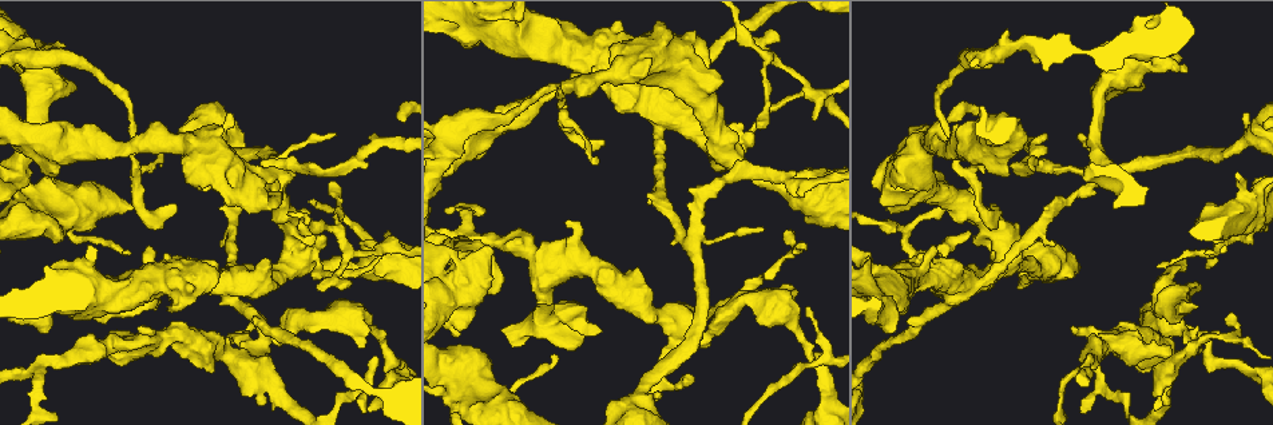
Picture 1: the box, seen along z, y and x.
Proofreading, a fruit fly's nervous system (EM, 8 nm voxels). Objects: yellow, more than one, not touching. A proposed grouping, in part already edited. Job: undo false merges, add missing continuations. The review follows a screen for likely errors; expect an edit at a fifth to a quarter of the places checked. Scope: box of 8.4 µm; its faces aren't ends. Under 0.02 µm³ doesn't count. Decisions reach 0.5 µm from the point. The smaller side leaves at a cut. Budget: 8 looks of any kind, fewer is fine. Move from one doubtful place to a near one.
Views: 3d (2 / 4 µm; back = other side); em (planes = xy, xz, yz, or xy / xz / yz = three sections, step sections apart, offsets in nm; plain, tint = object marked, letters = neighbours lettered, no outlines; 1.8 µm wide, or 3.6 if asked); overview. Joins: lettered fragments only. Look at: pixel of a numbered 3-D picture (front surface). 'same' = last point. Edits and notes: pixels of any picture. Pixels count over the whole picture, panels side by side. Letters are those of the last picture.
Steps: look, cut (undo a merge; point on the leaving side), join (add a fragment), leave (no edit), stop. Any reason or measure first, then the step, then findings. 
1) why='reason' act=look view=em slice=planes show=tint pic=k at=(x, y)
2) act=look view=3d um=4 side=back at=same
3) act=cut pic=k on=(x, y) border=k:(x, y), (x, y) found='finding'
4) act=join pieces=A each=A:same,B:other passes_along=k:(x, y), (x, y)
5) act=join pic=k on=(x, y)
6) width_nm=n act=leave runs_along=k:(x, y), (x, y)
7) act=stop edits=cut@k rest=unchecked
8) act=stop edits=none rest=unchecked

why='abrupt turn' act=look view=3d um=4 pic=1 at=(1212, 361)

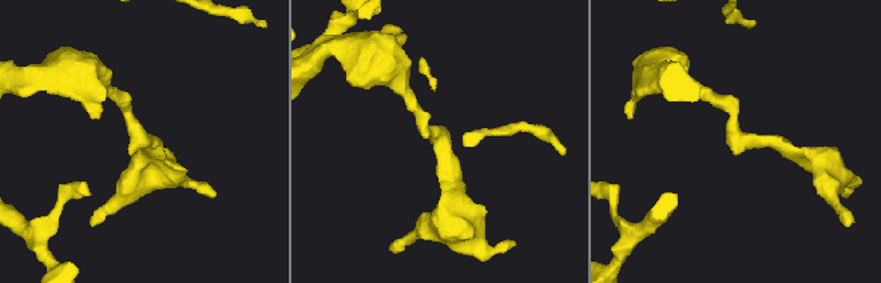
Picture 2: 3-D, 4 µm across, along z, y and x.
act=look view=em slice=planes show=plain pic=2 at=(737, 136)

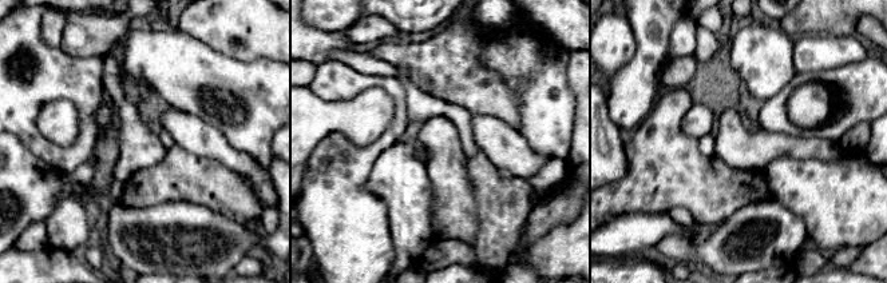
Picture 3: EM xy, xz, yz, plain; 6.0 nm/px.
act=look view=em slice=planes show=letters at=same

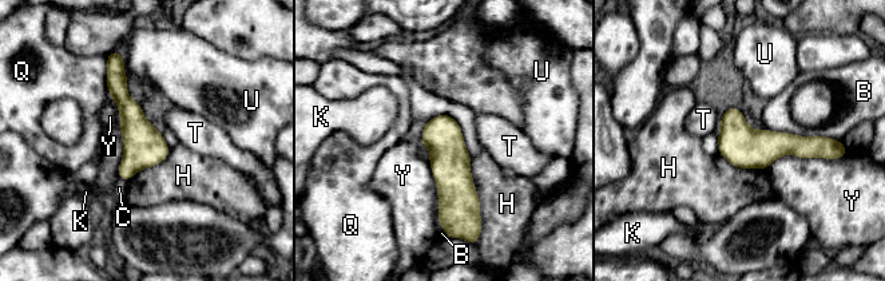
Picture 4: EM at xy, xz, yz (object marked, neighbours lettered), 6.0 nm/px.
width_nm=240 act=leave each=B:other,C:other,H:other,K:other,Q:other,T:other,U:other,Y:other found='continuous, no second cell'

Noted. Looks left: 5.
why='side arm on a straight run' act=look view=em slice=yz step=8 show=tint pic=1 at=(266, 337)

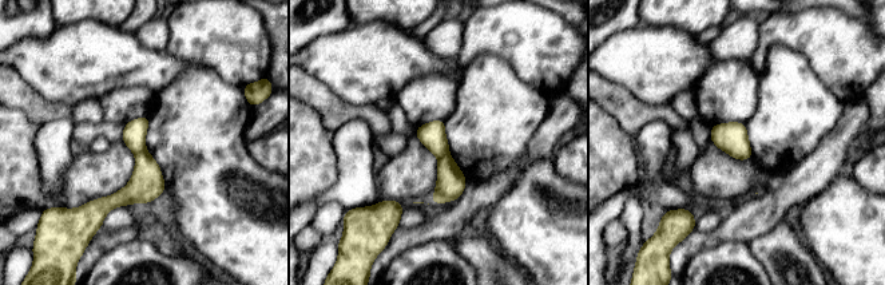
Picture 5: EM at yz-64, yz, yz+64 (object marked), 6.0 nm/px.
act=look view=em slice=planes show=letters at=same

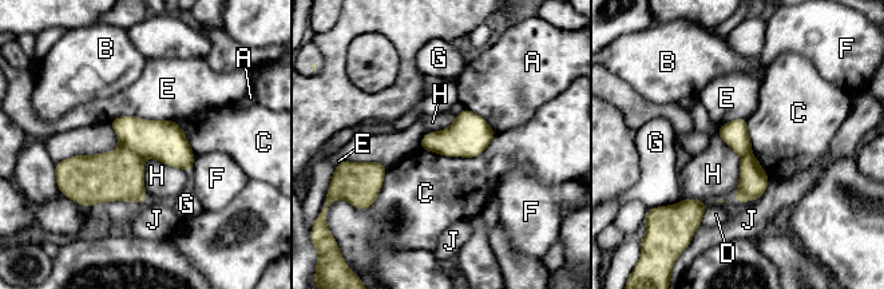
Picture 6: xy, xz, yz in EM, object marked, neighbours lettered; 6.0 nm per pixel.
longest_contact=C:480nm act=cut pic=6 on=(165, 141) each=A:other,B:other,C:other,D:other,E:other,F:other,G:other,H:other,J:other border=6:(121, 145), (143, 158) found='two cells meet here'

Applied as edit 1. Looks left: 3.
why='an open end' act=look view=em slice=xy step=4 show=tint pic=1 at=(1179, 308)

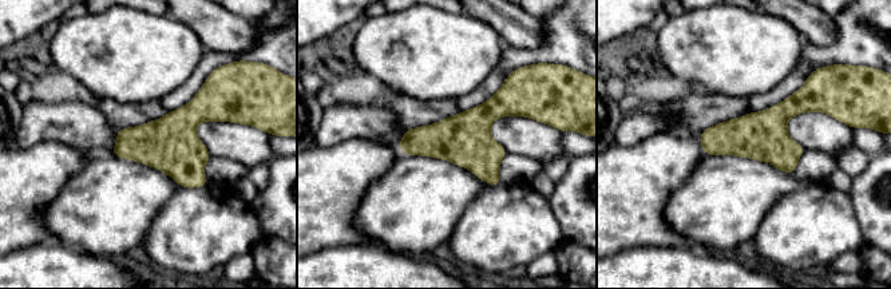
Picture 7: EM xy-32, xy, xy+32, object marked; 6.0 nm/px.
act=look view=em slice=yz step=8 show=tint at=same

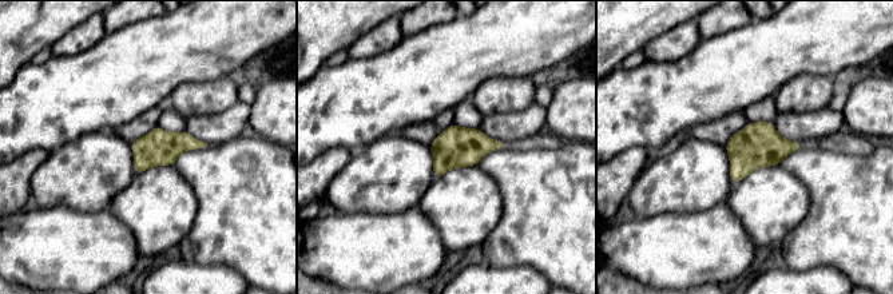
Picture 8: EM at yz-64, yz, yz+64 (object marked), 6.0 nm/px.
why='what lies round it' act=look view=em slice=yz step=8 show=letters at=same

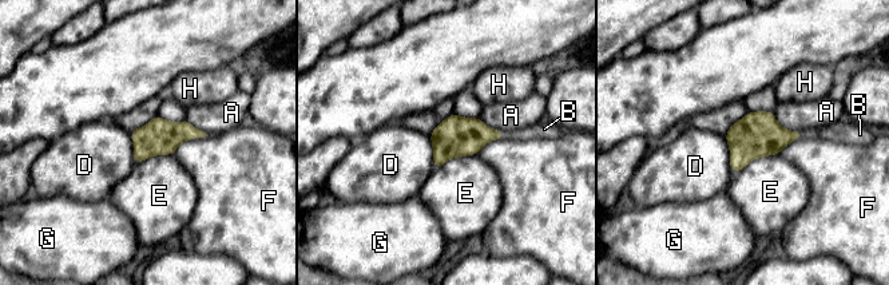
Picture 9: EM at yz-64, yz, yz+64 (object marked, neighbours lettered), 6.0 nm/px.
act=join pieces=B each=A:other,B:same,D:other,E:other,F:other,G:other,H:other passes_along=9:(761, 135), (802, 134), (844, 130) found='it goes on there'

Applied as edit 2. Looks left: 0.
act=stop edits=cut@6,join@9 rest=unchecked

